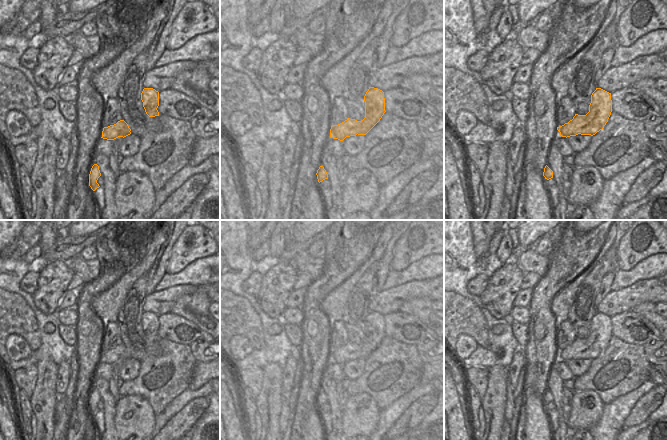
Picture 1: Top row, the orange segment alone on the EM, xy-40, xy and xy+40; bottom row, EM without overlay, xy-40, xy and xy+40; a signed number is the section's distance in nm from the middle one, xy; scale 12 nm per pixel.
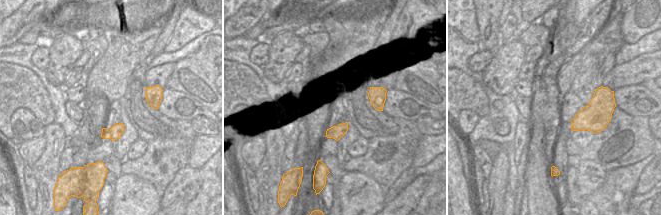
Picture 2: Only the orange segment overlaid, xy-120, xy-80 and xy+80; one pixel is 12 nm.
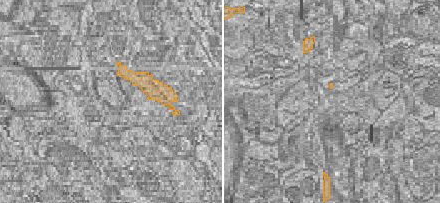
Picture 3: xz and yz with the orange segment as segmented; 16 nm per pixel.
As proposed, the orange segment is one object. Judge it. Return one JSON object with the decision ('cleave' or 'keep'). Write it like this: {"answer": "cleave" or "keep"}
{"answer": "cleave"}

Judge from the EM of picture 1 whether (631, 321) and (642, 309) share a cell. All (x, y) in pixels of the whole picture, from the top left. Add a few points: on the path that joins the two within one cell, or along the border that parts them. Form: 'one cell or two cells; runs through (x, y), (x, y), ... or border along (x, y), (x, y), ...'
two cells; border along (631, 311), (643, 315), (656, 328)

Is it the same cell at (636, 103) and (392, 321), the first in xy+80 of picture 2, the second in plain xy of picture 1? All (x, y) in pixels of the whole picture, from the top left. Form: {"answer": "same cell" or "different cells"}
{"answer": "same cell"}

